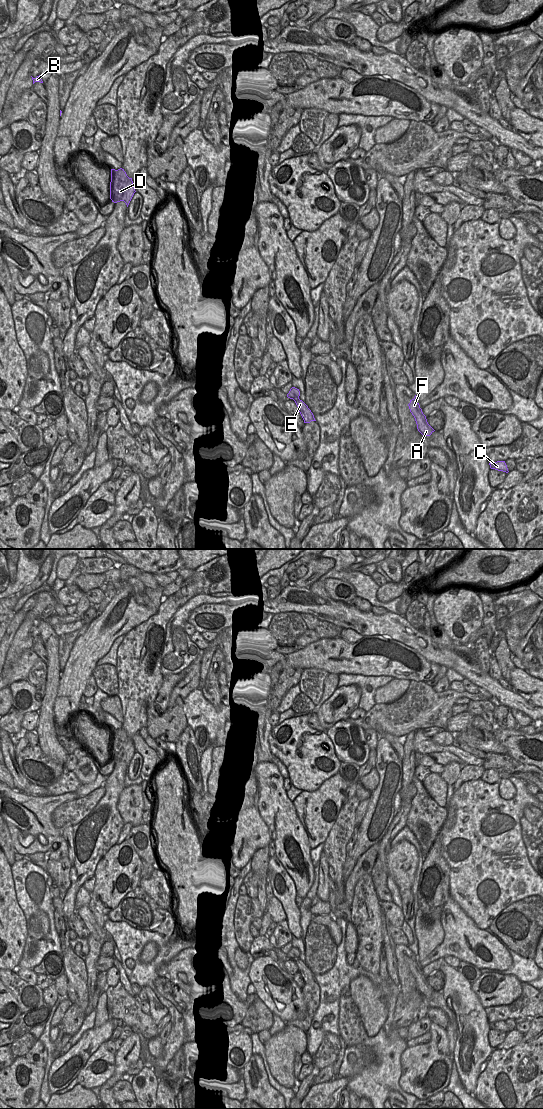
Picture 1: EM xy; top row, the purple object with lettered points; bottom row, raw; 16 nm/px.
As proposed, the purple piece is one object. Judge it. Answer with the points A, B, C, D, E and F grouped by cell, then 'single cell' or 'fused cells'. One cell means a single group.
A B C D F / E; fused cells

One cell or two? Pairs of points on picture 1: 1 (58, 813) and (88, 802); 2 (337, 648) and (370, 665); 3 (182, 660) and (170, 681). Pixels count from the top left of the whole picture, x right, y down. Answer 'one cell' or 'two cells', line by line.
1: one cell
2: one cell
3: two cells

